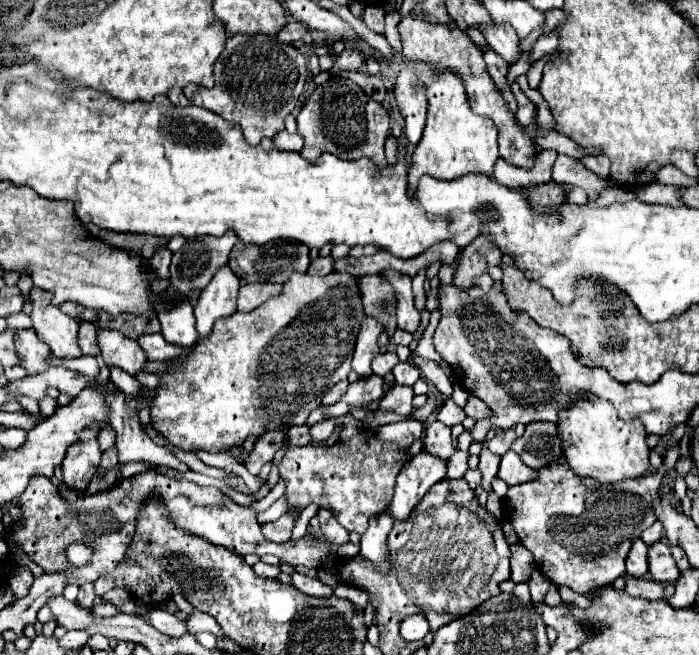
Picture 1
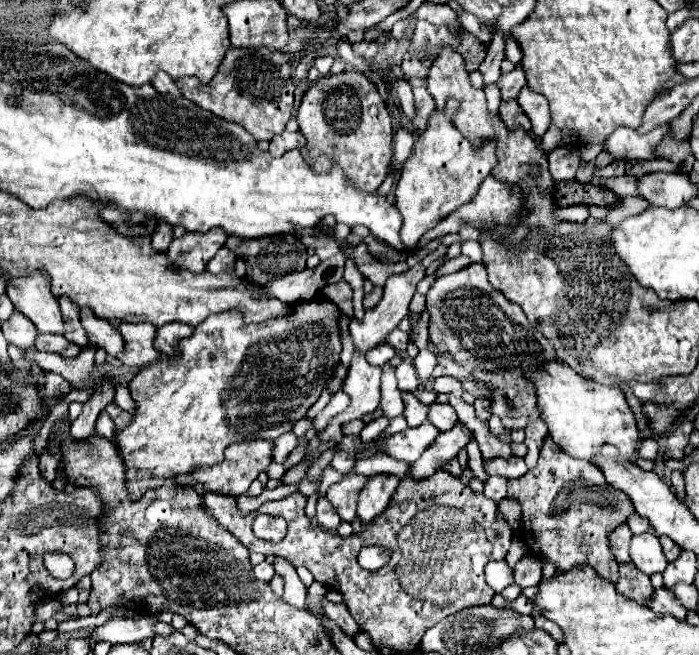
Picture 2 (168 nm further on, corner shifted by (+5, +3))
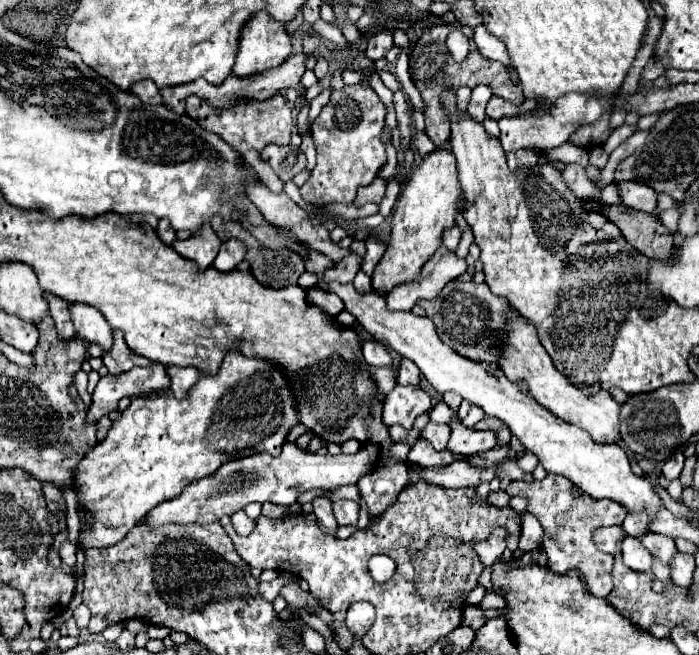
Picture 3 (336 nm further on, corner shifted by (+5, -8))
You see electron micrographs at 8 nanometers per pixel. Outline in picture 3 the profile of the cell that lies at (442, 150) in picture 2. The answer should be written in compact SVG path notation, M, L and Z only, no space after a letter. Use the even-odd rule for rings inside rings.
M436 150L426 156L418 168L414 168L412 176L402 186L402 194L392 212L390 242L372 274L374 292L388 294L394 286L410 280L410 276L418 276L422 264L426 264L426 260L440 248L442 232L456 224L454 216L460 196L462 188L452 152Z

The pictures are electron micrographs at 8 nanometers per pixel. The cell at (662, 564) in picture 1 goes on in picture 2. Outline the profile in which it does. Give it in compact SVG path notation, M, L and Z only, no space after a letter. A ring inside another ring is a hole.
M642 533L642 535L634 535L630 541L630 555L632 555L632 563L646 575L652 573L664 573L668 561L662 553L660 541L654 533Z

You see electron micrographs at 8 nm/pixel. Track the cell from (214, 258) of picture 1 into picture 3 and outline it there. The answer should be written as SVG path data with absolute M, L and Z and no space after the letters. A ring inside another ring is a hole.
M204 224L196 234L192 234L188 240L174 240L172 248L188 258L194 260L198 264L198 268L206 270L208 266L212 266L218 250L222 246L222 240L214 234L210 224Z

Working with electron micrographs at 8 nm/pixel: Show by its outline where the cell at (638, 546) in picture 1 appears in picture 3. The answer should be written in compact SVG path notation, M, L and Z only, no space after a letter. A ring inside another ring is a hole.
M608 526L608 528L598 528L598 532L594 532L594 544L598 546L598 550L614 554L616 550L616 542L622 536L622 528L620 526Z

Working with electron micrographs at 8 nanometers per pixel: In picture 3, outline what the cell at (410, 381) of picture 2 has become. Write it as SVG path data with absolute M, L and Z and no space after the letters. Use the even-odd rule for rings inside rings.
M396 386L384 400L384 424L394 426L400 424L406 430L412 428L416 416L428 412L432 406L428 394L420 388L412 386Z

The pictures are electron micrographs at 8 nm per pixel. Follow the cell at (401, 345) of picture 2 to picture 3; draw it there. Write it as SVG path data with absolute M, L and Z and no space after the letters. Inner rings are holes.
M402 360L400 364L400 376L398 376L398 384L402 386L414 386L420 388L420 372L414 364L410 364L408 360Z

